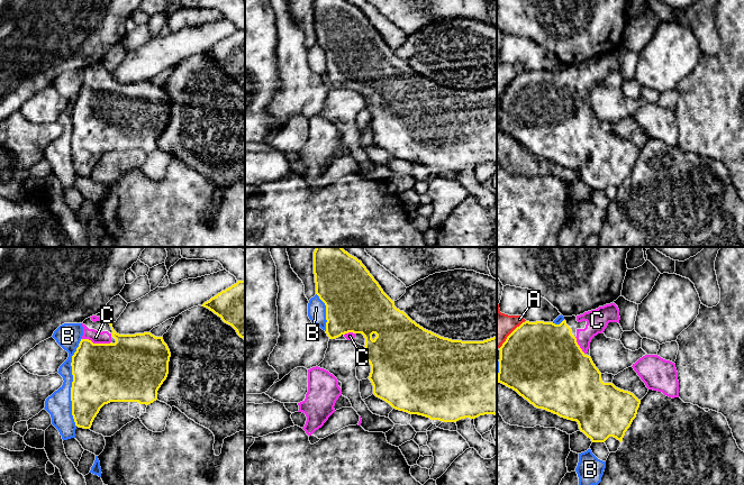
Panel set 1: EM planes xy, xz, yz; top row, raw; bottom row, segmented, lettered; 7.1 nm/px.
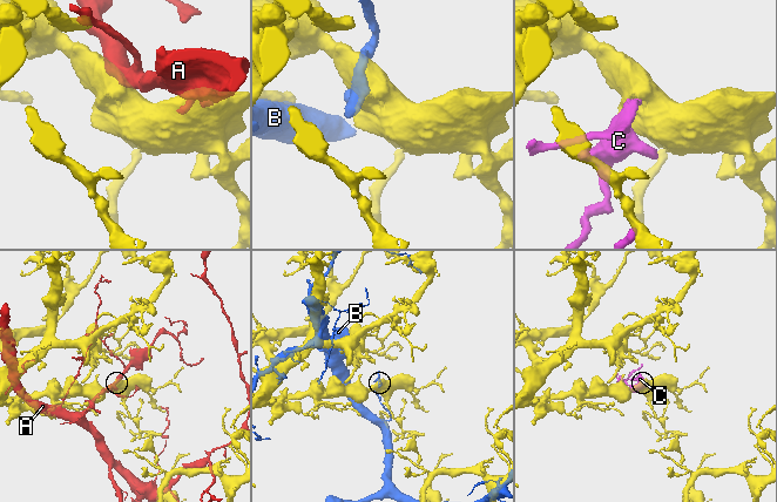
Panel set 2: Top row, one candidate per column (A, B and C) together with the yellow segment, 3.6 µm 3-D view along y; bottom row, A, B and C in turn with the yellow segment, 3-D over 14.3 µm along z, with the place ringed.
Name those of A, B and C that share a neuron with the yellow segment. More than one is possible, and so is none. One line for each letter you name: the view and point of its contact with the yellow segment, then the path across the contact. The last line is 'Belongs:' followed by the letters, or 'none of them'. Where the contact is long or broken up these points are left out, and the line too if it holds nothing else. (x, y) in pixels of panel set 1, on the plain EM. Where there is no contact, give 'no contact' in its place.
C: xy (97, 92) | across xy (102, 121), (97, 110), (97, 92), (96, 85)
Belongs: C

